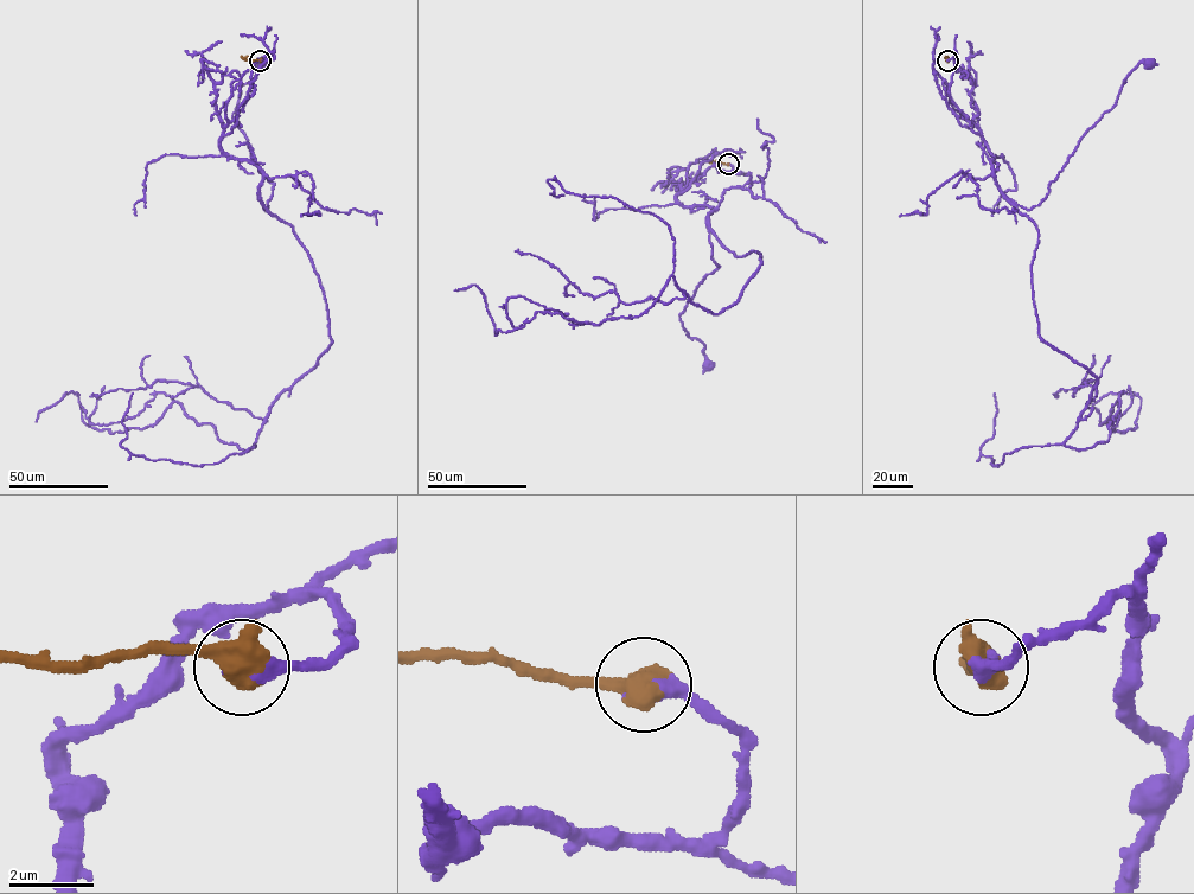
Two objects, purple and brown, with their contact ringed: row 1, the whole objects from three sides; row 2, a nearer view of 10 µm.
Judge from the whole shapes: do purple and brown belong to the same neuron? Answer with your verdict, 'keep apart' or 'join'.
join

